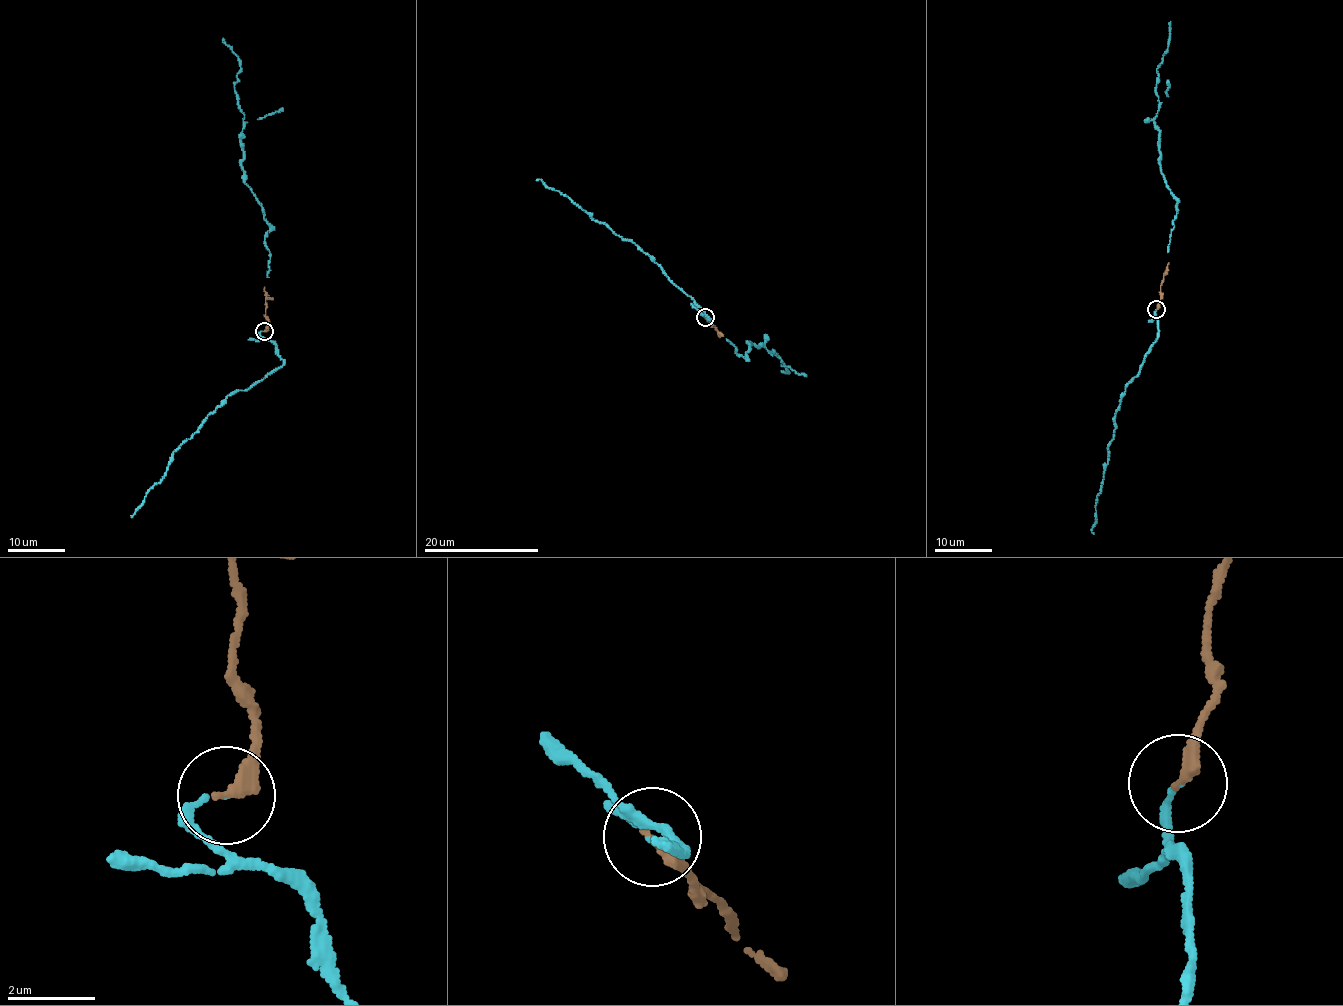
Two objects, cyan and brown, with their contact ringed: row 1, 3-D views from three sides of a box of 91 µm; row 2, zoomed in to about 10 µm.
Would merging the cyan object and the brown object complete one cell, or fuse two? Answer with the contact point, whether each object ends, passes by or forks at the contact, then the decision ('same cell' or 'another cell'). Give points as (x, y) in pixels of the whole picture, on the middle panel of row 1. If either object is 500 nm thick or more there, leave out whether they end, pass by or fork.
at (705, 317); cyan ends there; brown ends there; same cell

